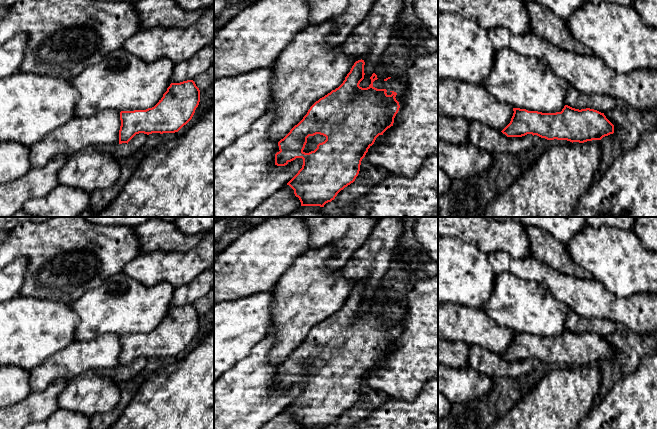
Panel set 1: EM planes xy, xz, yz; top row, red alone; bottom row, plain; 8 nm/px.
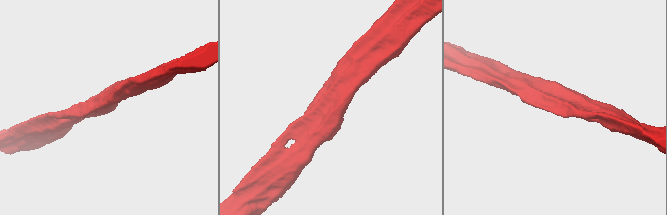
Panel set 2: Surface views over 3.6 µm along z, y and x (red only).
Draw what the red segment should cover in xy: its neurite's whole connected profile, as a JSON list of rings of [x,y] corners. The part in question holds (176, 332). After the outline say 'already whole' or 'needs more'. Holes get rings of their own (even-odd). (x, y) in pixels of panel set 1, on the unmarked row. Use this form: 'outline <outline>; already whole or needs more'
outline [[[193,304],[171,307],[163,321],[152,332],[146,334],[121,335],[119,368],[127,367],[139,357],[175,357],[186,349],[193,341],[200,326],[200,314]]]; already whole

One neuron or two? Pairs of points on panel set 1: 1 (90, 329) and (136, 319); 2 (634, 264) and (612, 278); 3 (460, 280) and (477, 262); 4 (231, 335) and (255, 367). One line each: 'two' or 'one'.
1: one
2: one
3: one
4: two

